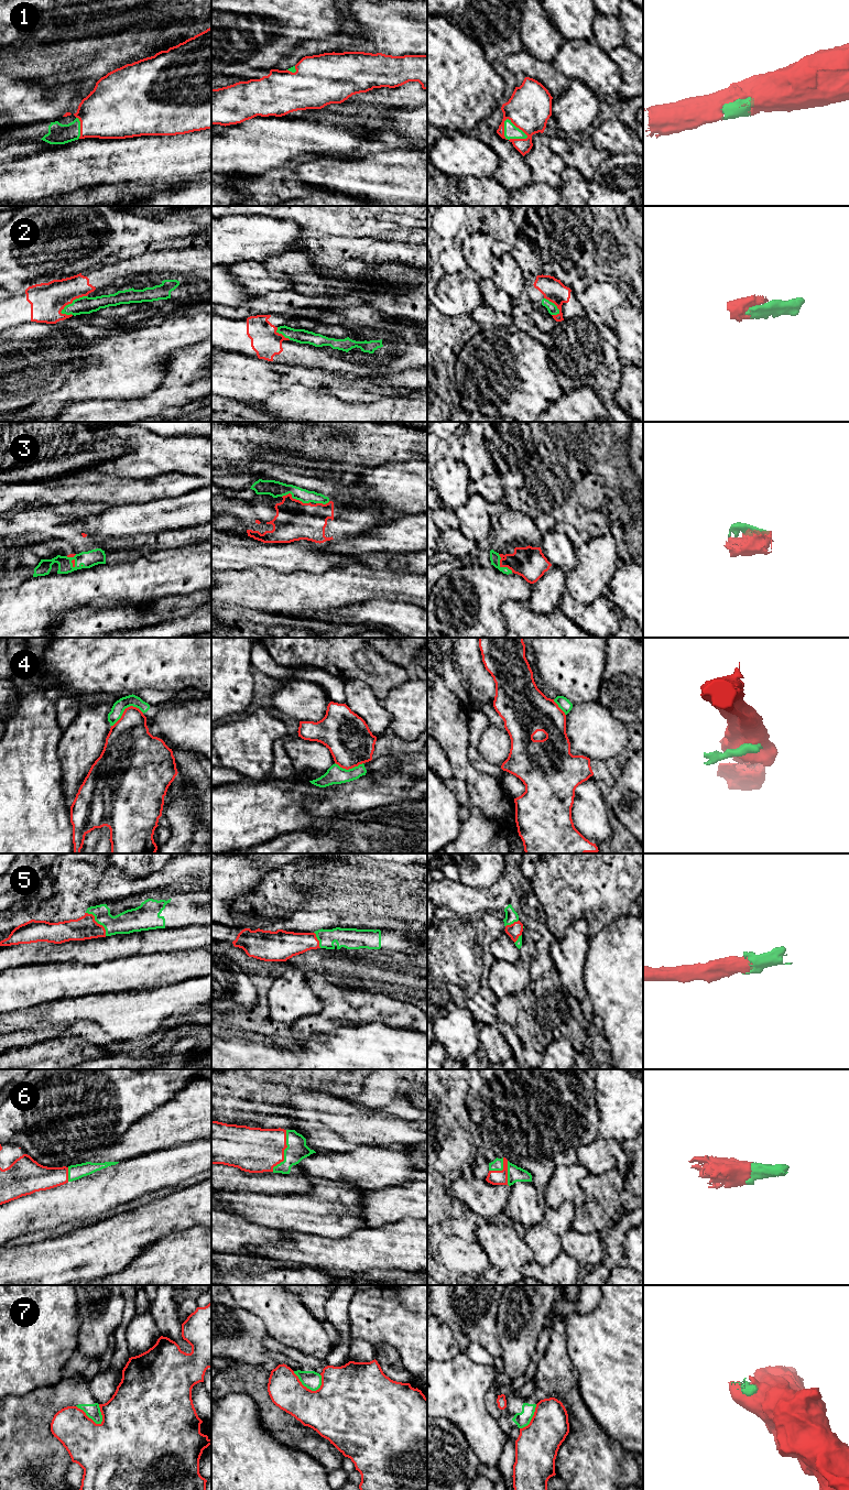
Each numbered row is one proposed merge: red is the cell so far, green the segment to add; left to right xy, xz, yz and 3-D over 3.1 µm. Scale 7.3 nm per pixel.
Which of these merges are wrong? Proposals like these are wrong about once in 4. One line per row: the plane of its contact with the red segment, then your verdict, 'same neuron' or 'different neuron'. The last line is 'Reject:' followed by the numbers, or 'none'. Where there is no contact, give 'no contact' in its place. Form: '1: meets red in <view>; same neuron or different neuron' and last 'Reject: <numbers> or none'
1: meets red in yz; same neuron
2: meets red in xy; same neuron
3: meets red in xz; same neuron
4: meets red in xy; different neuron
5: meets red in xy; same neuron
6: meets red in xz; same neuron
7: meets red in xy; different neuron
Reject: 4, 7

